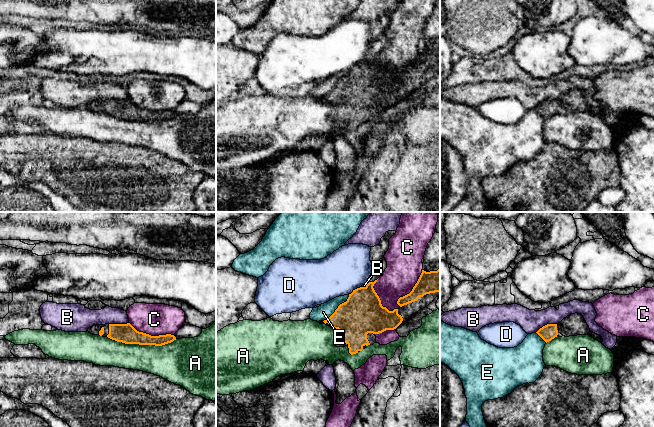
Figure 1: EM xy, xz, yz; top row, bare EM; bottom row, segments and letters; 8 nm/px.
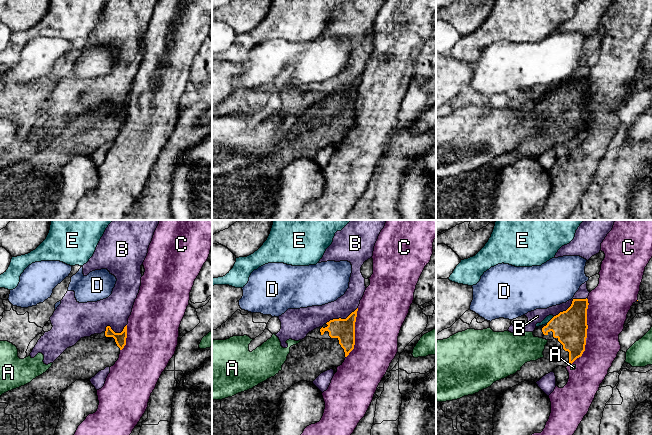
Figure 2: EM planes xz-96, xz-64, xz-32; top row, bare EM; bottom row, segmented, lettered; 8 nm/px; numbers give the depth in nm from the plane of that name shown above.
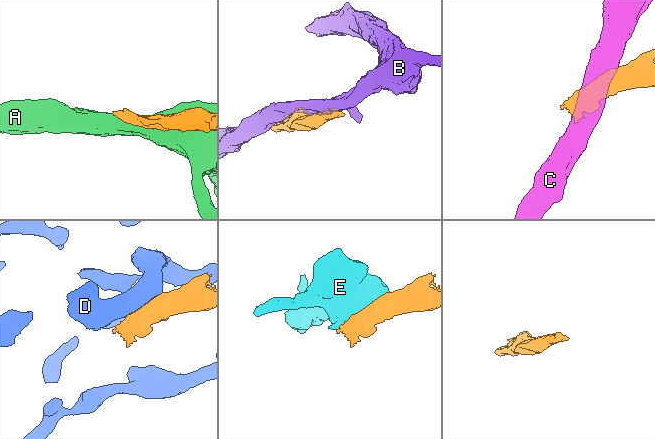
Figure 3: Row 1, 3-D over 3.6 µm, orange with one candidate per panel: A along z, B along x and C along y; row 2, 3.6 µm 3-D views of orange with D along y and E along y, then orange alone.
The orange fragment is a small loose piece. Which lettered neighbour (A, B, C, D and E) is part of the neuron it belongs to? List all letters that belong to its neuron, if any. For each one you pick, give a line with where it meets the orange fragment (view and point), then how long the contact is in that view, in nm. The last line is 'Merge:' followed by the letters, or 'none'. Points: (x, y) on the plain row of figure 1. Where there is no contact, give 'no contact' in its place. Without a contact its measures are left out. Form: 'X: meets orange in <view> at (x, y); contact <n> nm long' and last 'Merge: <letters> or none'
Merge: none

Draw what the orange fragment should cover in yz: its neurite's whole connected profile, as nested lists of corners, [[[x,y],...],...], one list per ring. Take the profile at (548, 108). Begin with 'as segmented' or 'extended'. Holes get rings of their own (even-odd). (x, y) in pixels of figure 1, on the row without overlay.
as segmented; [[[547,100],[536,108],[546,119],[557,113],[557,100]]]

